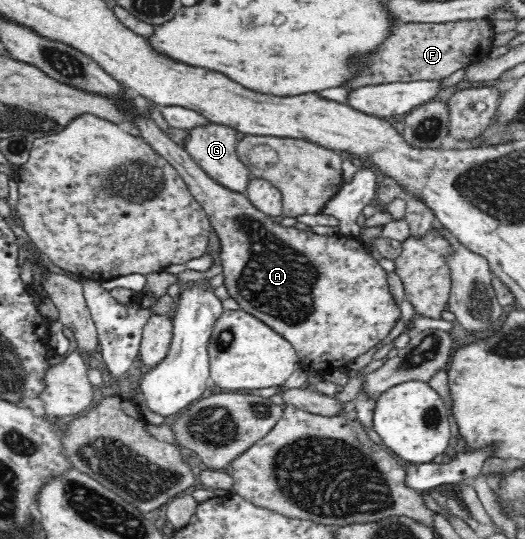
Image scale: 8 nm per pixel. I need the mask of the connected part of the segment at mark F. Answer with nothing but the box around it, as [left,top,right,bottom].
[344,18,494,91]

